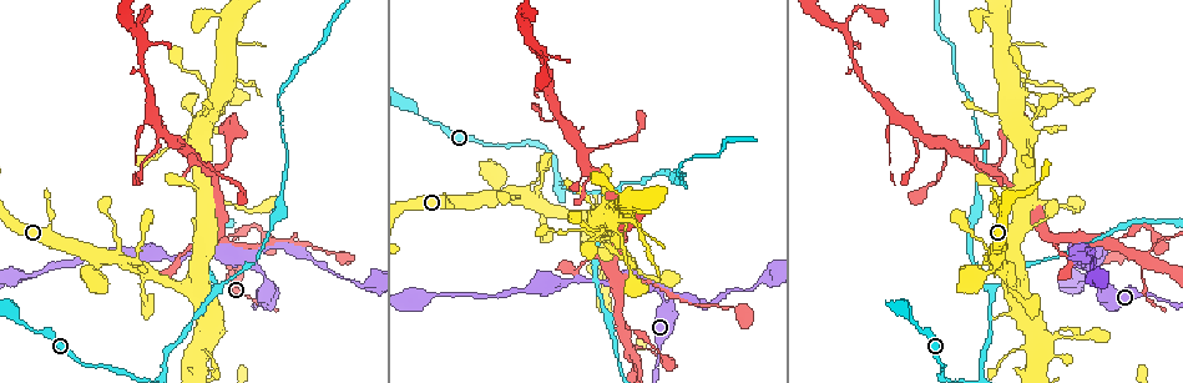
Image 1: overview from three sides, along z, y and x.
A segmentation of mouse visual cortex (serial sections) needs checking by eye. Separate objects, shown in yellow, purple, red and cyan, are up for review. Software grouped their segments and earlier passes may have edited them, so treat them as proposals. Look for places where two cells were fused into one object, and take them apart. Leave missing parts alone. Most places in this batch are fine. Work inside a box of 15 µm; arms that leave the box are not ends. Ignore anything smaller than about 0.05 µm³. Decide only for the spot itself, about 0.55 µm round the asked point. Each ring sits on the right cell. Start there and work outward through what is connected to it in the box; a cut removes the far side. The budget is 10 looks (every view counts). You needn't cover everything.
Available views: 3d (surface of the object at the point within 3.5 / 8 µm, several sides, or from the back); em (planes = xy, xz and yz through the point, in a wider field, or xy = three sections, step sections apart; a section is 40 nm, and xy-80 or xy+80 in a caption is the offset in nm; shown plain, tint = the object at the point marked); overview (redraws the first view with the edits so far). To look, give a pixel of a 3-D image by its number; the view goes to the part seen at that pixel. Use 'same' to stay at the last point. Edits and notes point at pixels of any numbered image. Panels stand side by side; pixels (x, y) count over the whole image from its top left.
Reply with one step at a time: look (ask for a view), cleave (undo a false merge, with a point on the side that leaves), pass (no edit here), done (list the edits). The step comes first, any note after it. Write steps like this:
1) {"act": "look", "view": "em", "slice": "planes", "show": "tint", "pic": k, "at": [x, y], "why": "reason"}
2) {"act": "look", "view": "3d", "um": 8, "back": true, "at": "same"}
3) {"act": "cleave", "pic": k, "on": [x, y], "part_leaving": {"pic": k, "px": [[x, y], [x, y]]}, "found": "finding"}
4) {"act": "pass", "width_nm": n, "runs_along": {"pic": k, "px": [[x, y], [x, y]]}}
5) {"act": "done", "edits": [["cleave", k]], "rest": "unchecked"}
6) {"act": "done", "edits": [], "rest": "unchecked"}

{"act": "look", "view": "3d", "um": 3.5, "pic": 1, "at": [613, 223], "why": "sharp bend"}

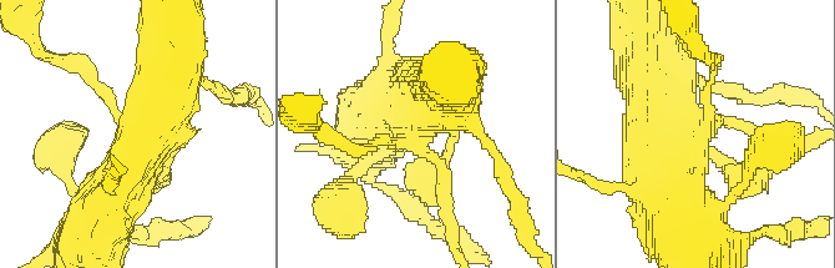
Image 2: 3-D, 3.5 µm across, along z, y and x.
{"act": "look", "view": "em", "slice": "xy", "step": 5, "show": "tint", "pic": 2, "at": [415, 127], "why": "shape alone is not enough"}

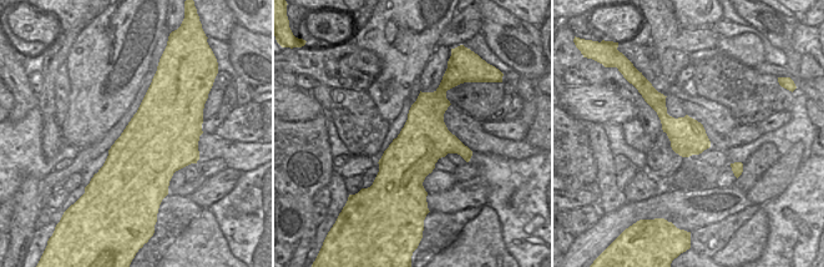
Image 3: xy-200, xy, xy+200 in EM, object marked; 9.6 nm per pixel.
{"act": "pass", "found": "continuous, no second cell"}

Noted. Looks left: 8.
{"act": "look", "view": "3d", "um": 8, "pic": 1, "at": [214, 290], "why": "three-way junction"}

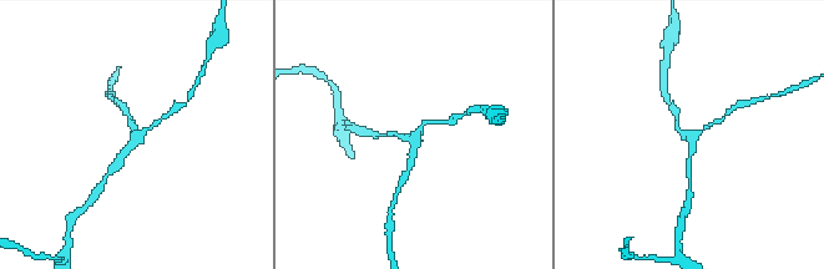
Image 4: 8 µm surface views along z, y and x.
{"act": "look", "view": "em", "slice": "xy", "step": 5, "show": "tint", "pic": 4, "at": [136, 138], "arms": 3, "arm_widths_nm": [150, 200, 200]}

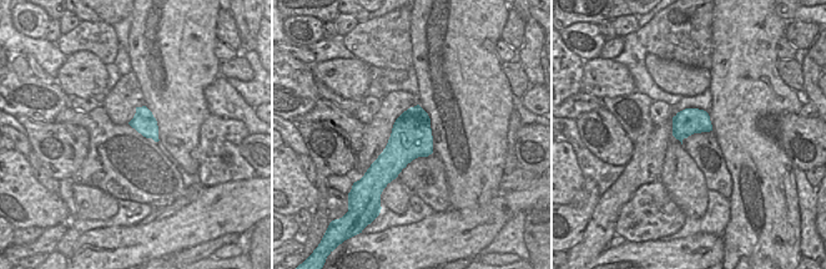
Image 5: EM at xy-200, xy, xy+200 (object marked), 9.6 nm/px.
{"act": "pass", "width_nm": 400, "runs_along": {"pic": 4, "px": [[115, 167], [137, 133], [160, 121]]}, "found": "all the same cell"}

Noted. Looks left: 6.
{"act": "look", "view": "em", "slice": "xy", "step": 5, "show": "tint", "pic": 1, "at": [1142, 259], "why": "side arm on a straight run"}

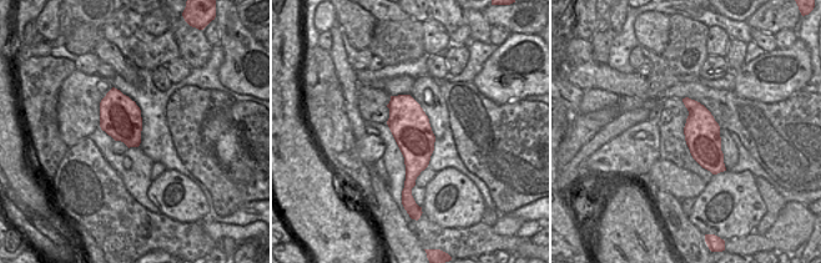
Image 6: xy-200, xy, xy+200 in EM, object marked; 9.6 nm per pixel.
{"act": "look", "view": "3d", "um": 3.5, "at": "same"}

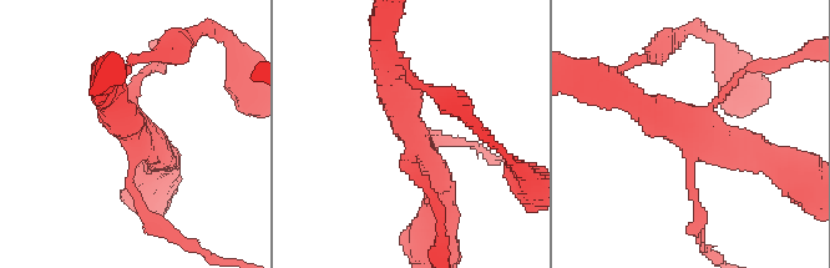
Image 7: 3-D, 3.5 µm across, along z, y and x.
{"act": "pass", "runs_along": {"pic": 7, "px": [[697, 212], [687, 132], [627, 97]]}, "found": "all the same cell"}

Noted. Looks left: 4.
{"act": "look", "view": "3d", "um": 3.5, "pic": 1, "at": [1079, 237], "why": "small branch off a trunk"}

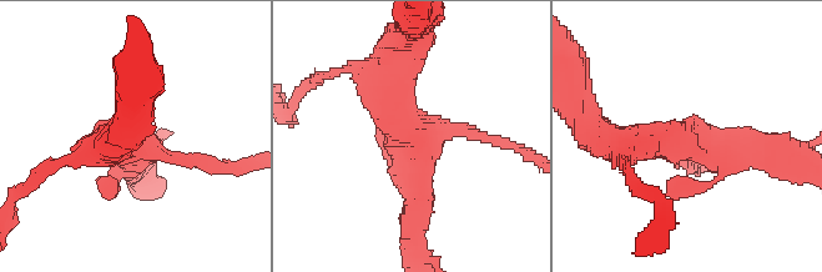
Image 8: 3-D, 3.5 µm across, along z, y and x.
{"act": "look", "view": "em", "slice": "xy", "step": 2, "show": "tint", "pic": 8, "at": [421, 148]}

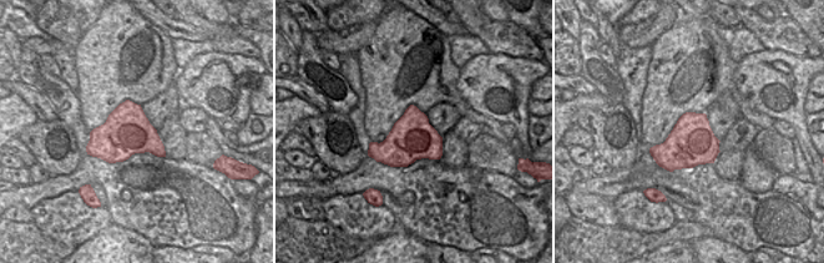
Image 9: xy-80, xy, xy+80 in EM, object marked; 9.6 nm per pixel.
{"act": "pass", "runs_along": {"pic": 8, "px": [[412, 228], [419, 149], [384, 79]]}, "found": "continuous, no second cell"}

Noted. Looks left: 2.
{"act": "done", "edits": [], "rest": "unchecked"}

